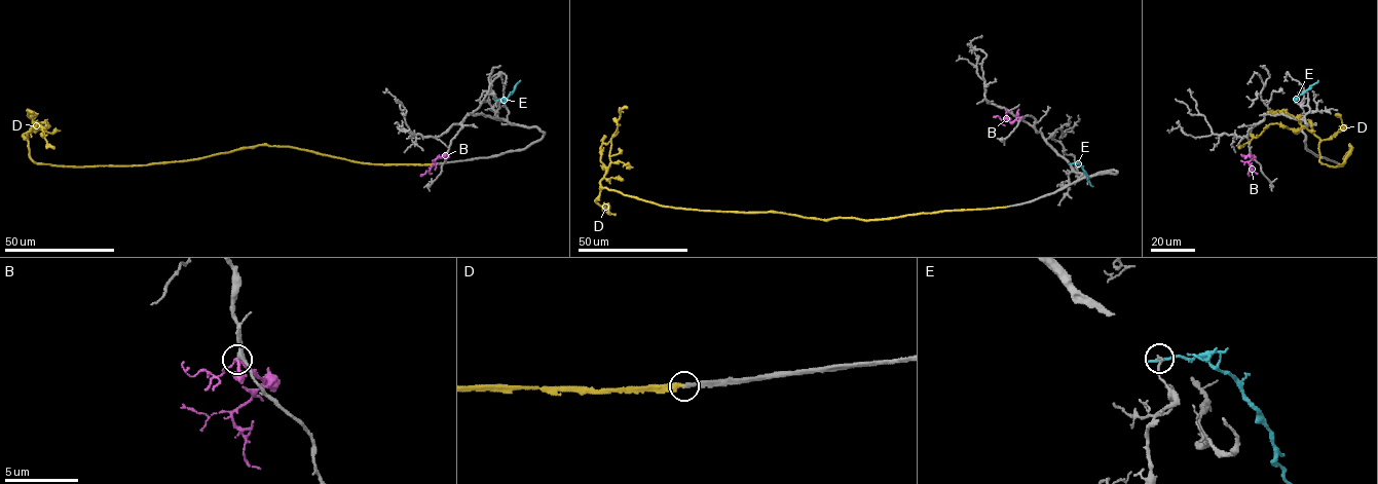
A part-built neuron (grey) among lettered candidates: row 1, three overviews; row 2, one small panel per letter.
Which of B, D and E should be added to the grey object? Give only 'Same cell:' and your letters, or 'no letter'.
Same cell: D

